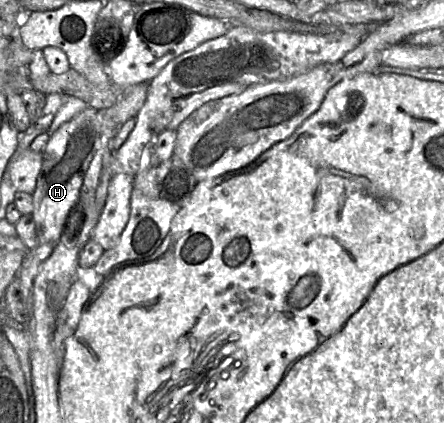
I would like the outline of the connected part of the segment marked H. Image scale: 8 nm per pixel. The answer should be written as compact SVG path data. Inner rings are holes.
M88 106L50 135L33 196L33 216L39 244L51 250L62 235L71 210L79 203L80 188L100 146L101 113Z

